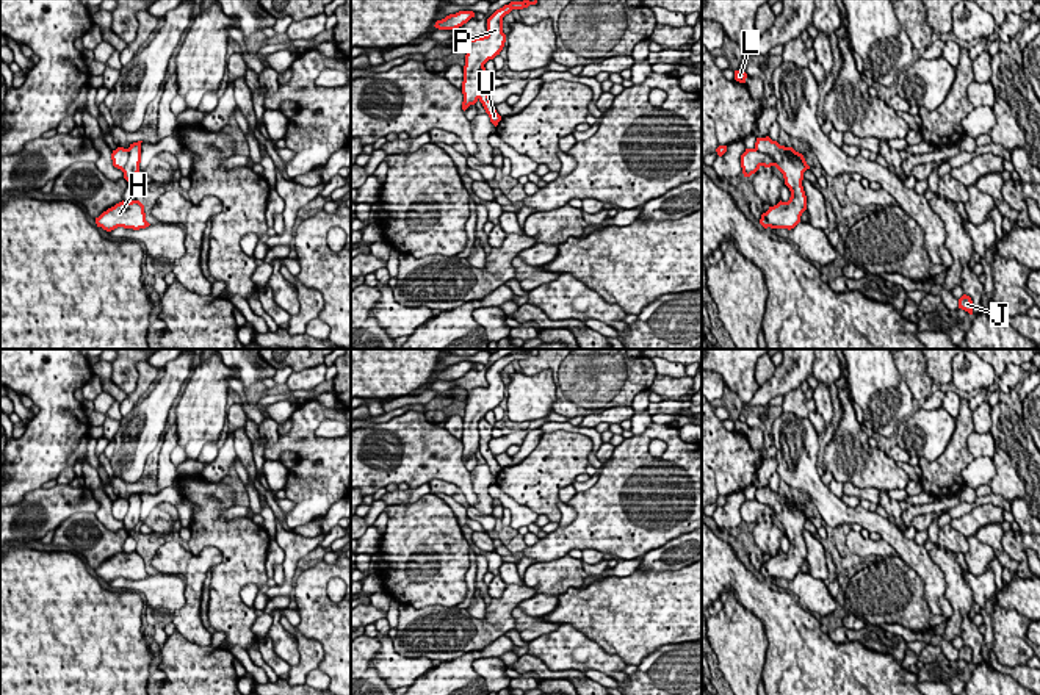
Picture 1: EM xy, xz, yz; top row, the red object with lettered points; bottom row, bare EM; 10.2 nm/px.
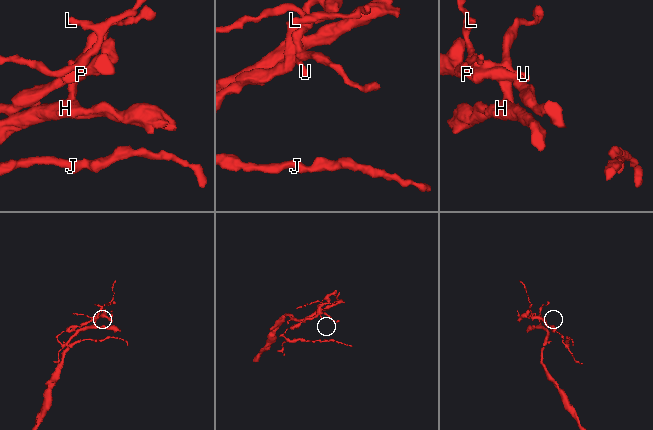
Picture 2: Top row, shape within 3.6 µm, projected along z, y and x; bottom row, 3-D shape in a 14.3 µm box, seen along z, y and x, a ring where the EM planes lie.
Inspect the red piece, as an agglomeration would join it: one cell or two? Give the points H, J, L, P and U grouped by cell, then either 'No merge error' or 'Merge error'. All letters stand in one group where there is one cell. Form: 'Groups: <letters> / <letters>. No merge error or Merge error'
Groups: H L U / J P. Merge error

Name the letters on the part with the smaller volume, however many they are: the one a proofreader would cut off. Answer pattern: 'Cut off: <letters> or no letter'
Cut off: J, P

